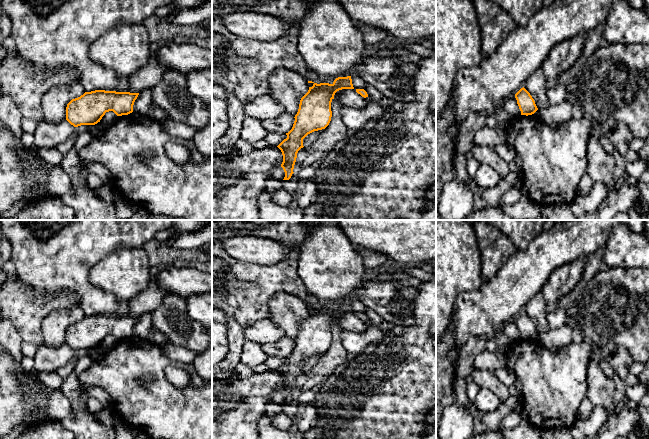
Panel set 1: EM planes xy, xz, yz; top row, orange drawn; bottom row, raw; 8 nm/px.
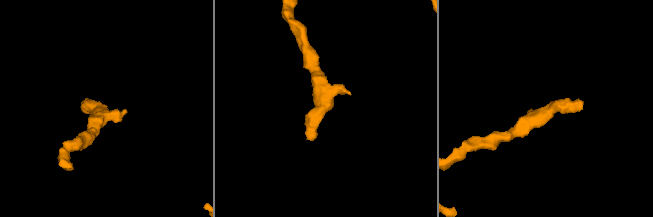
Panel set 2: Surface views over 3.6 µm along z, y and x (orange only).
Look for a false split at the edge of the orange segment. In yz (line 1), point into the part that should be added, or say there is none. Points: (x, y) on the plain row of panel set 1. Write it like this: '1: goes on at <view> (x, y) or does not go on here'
1: does not go on here

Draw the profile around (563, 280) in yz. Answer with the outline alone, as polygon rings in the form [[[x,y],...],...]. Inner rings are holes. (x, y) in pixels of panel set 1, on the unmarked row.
[[[583,258],[576,259],[551,274],[541,290],[547,306],[554,307],[563,296],[577,287],[582,279],[584,266]]]

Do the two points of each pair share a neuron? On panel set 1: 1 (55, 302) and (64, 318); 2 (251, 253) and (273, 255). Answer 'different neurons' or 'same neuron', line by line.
1: different neurons
2: same neuron

